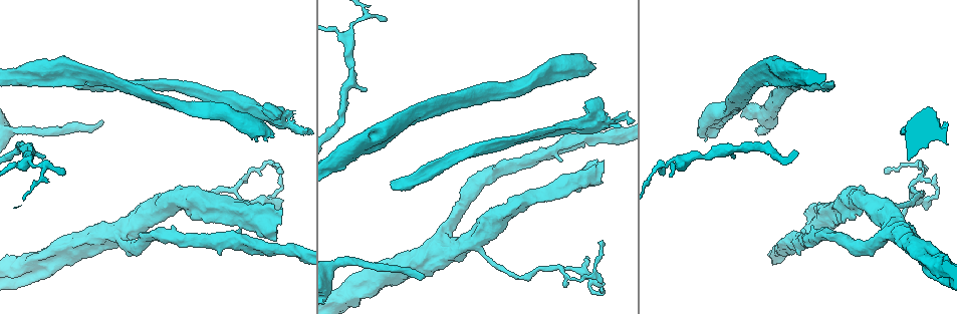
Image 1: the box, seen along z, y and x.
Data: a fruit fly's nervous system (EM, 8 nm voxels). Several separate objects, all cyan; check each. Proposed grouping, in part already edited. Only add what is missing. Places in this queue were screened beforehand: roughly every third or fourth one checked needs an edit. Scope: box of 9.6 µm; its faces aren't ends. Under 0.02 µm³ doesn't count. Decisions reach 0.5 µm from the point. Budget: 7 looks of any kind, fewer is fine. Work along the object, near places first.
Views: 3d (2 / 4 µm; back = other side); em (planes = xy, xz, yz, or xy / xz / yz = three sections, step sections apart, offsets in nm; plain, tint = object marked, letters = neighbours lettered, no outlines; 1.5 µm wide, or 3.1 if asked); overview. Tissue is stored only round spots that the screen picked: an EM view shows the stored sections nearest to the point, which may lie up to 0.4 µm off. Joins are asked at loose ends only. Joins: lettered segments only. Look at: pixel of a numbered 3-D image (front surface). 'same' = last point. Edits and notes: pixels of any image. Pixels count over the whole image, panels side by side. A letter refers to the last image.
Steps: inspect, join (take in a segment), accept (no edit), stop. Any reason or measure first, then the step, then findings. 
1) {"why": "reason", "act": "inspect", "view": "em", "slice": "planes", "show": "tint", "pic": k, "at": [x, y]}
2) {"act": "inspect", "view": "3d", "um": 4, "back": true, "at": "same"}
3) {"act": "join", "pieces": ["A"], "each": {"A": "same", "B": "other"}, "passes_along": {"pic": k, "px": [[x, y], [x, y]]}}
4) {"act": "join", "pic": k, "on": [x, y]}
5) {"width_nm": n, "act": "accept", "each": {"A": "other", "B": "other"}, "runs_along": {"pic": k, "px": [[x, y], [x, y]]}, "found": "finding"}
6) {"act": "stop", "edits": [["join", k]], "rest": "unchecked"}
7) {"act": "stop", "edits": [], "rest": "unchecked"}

{"why": "end of a long branch", "act": "inspect", "view": "em", "slice": "xz", "step": 8, "show": "letters", "pic": 1, "at": [424, 277]}

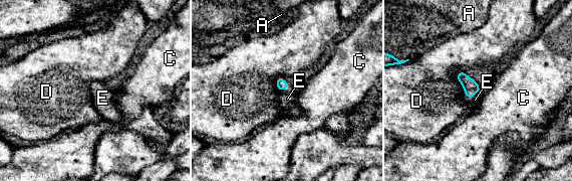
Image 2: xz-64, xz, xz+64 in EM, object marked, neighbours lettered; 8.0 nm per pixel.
{"act": "join", "pieces": ["E"], "each": {"A": "other", "C": "other", "D": "other", "E": "same"}, "passes_along": {"pic": 2, "px": [[471, 87], [472, 96], [475, 100]]}, "found": "it goes on there"}

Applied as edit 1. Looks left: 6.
{"why": "tapers out", "act": "inspect", "view": "em", "slice": "planes", "show": "letters", "pic": 1, "at": [663, 171]}

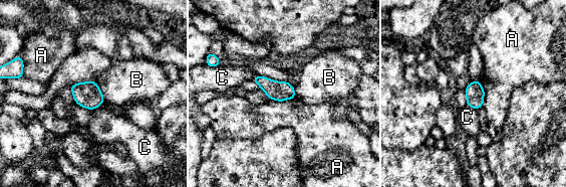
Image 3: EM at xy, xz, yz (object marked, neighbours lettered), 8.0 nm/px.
{"act": "accept", "each": {"A": "other", "B": "other", "C": "other"}, "border": {"pic": 3, "px": [[294, 98], [283, 101], [269, 100]]}, "found": "none of them fits"}

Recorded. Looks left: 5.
{"act": "stop", "edits": [["join", 2]], "rest": "unchecked"}

